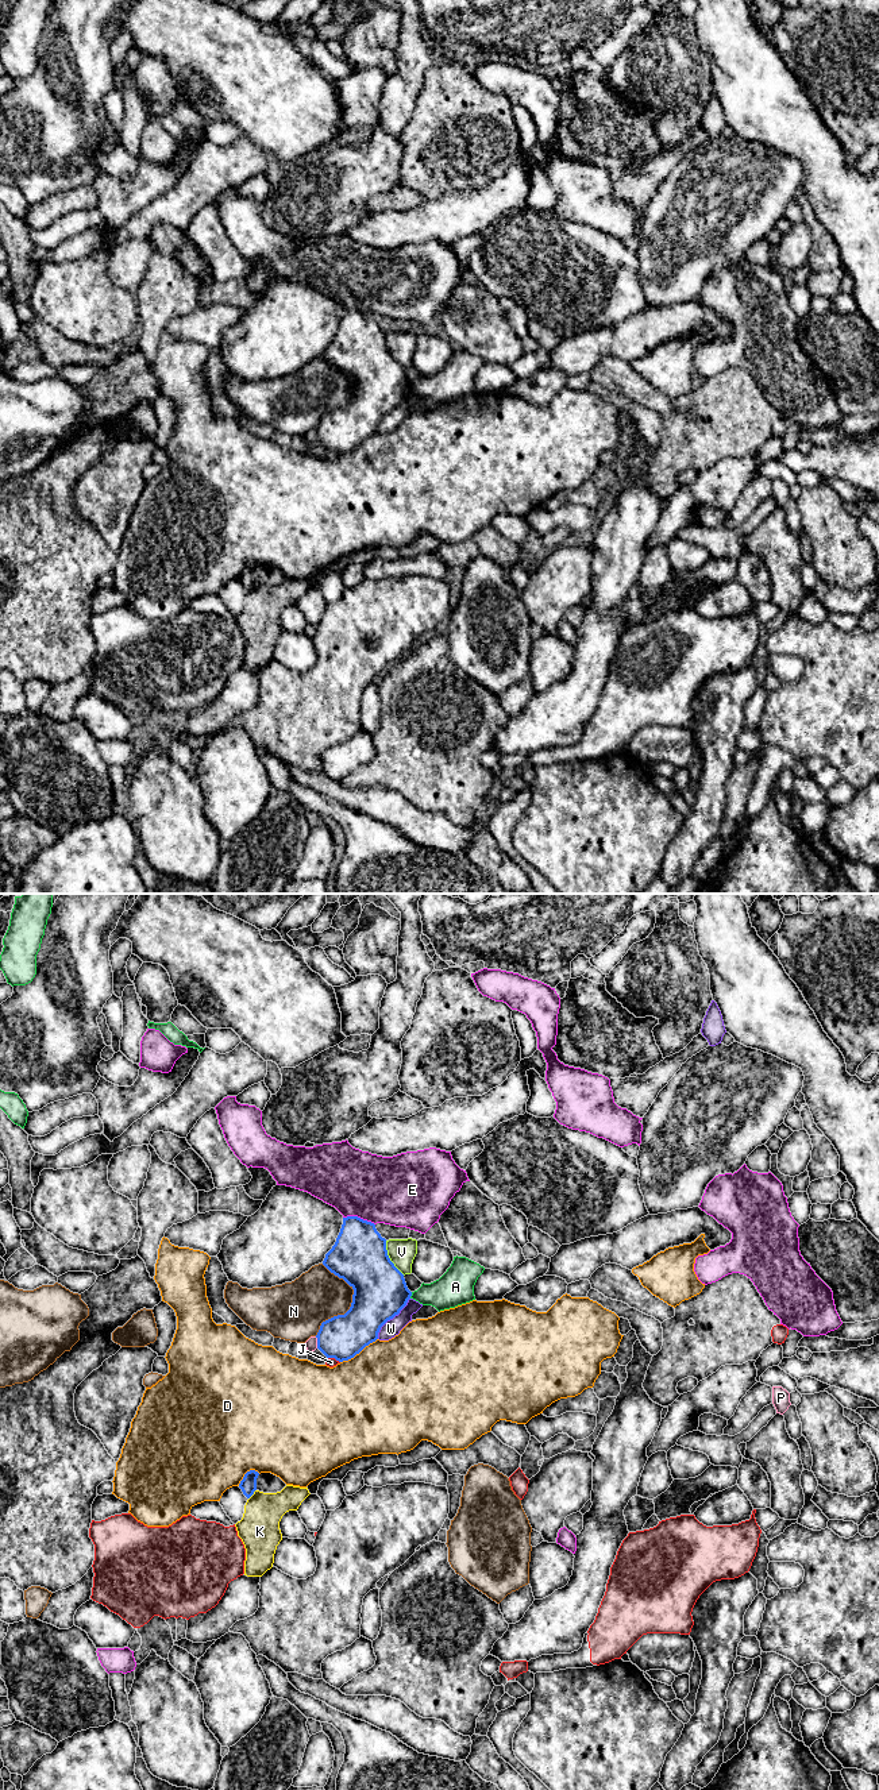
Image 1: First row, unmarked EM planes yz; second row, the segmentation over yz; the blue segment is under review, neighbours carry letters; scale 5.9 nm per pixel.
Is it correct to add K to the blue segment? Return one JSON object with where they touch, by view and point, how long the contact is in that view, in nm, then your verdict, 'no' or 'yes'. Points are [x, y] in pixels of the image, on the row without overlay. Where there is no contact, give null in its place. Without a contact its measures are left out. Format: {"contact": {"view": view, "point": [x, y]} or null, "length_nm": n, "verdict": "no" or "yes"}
{"contact": {"view": "yz", "point": [253, 586]}, "length_nm": 80, "verdict": "no"}

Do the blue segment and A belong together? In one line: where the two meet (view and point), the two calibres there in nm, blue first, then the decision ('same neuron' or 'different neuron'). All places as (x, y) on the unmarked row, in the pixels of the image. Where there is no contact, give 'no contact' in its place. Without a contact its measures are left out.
meets blue in yz at (411, 388); 320 nm thick on the blue side, 200 nm on the other; different neuron

